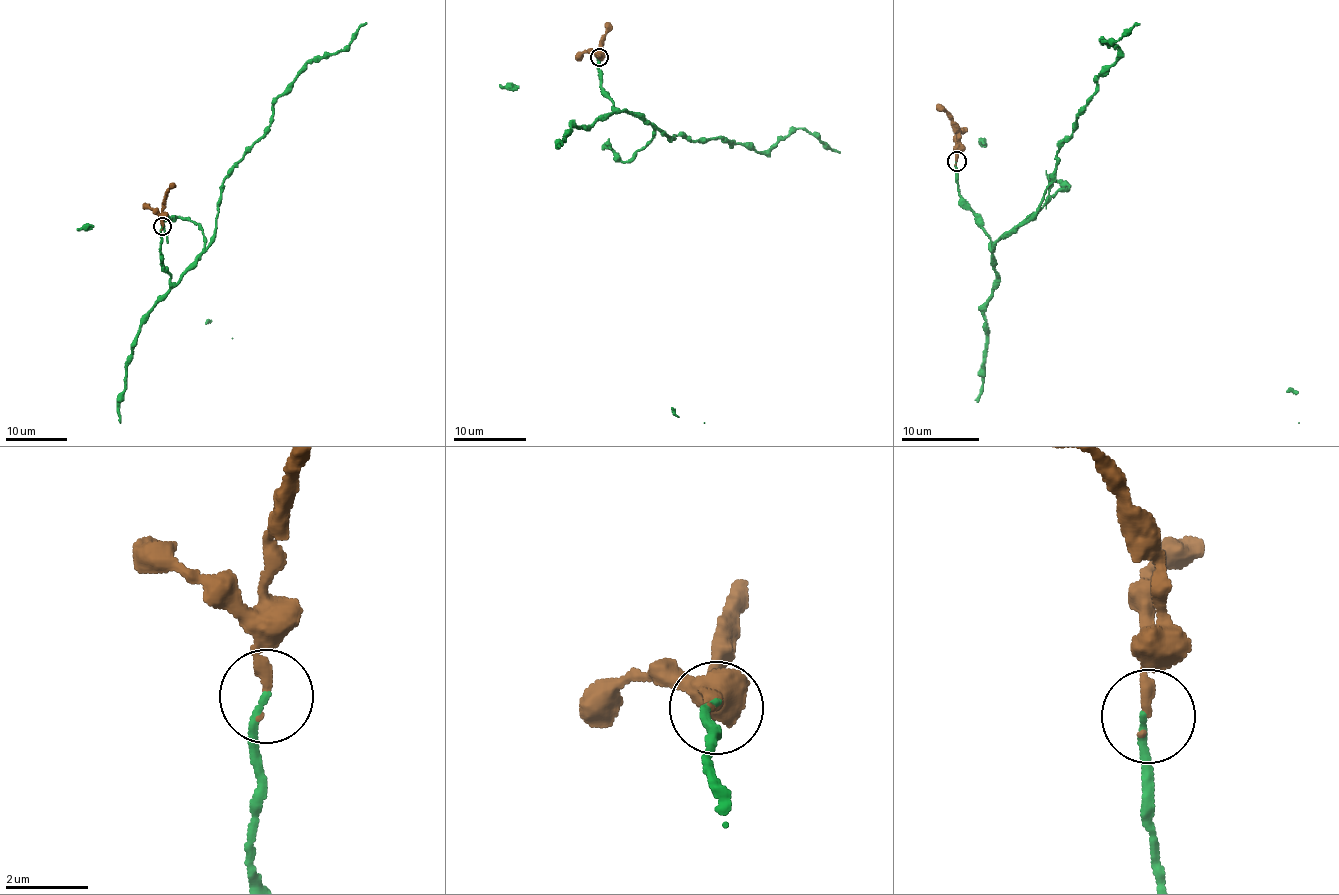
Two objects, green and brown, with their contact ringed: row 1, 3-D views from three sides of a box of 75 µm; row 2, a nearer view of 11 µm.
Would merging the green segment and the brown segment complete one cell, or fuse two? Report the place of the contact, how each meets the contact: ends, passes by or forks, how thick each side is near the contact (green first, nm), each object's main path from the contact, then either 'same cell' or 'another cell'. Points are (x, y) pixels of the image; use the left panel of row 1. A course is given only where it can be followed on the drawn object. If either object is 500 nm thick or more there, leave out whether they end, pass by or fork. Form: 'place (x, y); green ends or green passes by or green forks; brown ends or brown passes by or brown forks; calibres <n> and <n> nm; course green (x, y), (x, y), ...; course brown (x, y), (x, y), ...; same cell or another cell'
place (162, 226); green ends; brown ends; calibres 160 and 280 nm; course green (163, 227), (161, 262), (177, 282), (214, 235), (222, 180), (271, 123), (273, 102), (366, 22); course brown (163, 227), (163, 200), (169, 184); same cell

